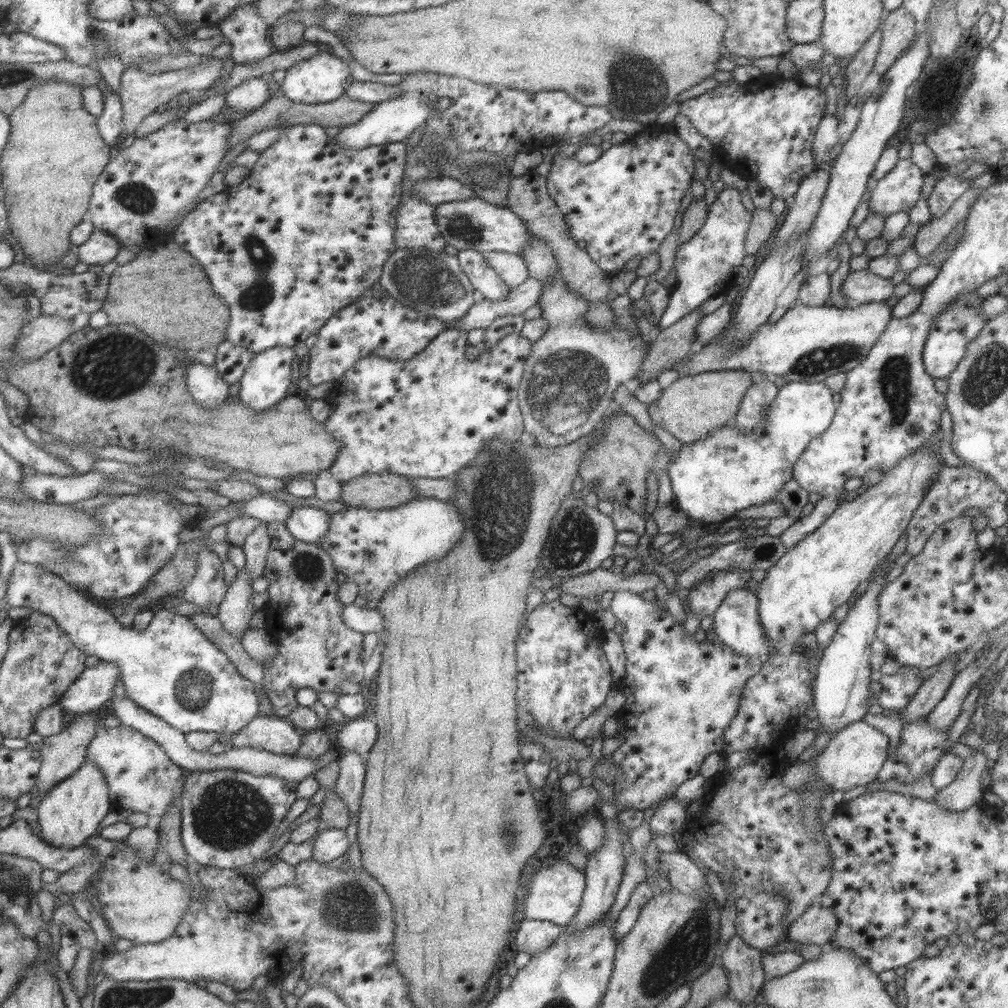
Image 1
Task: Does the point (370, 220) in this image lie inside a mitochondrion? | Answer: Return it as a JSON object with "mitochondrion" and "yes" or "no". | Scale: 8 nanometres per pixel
{"mitochondrion":"no"}

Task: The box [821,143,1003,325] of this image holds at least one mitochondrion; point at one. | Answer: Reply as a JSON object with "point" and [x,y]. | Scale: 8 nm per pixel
{"point":[965,308]}

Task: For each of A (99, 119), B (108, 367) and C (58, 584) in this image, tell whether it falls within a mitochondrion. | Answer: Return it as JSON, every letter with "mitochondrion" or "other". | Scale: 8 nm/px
{"A":"other","B":"mitochondrion","C":"other"}

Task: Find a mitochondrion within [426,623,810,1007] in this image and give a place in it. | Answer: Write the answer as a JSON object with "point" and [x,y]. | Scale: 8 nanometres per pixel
{"point":[689,949]}

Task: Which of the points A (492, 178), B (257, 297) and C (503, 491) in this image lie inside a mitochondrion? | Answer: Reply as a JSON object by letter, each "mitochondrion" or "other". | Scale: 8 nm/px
{"A":"mitochondrion","B":"mitochondrion","C":"mitochondrion"}

